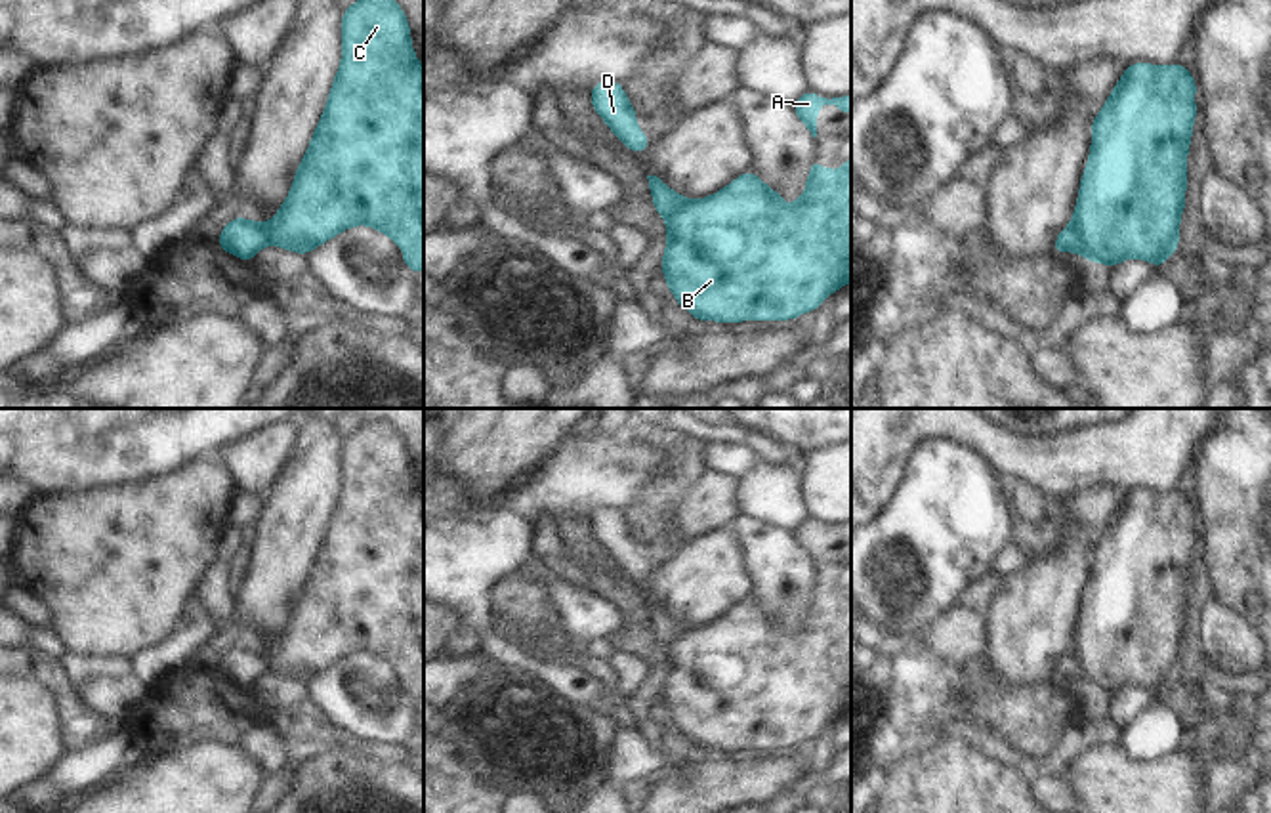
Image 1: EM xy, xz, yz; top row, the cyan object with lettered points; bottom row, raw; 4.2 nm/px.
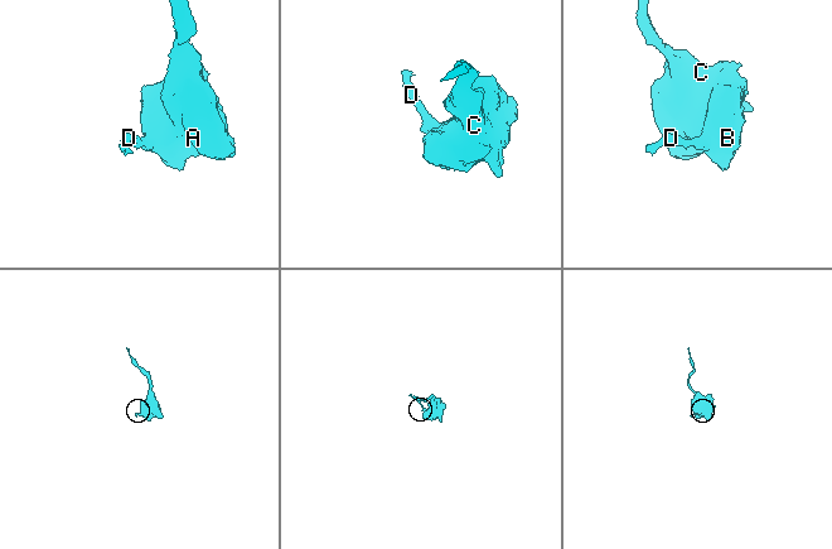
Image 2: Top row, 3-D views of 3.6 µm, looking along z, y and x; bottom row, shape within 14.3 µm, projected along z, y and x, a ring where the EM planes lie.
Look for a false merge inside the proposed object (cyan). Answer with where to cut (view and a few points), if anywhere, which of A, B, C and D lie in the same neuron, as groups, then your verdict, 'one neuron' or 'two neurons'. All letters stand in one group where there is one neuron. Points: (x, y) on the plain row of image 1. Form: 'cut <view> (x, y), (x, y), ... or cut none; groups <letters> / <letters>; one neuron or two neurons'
cut yz (1069, 653), (1083, 672), (1083, 684); groups A B C / D; two neurons

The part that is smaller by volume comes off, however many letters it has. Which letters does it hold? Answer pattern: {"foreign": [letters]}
{"foreign": ["D"]}

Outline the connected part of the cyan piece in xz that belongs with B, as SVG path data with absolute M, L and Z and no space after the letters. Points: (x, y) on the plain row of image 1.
M851 586L838 599L809 590L805 620L792 634L746 597L721 618L685 628L666 647L662 702L695 748L790 748L815 739L851 710Z

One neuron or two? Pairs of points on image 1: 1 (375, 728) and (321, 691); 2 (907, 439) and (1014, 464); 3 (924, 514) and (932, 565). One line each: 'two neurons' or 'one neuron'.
1: one neuron
2: one neuron
3: one neuron

